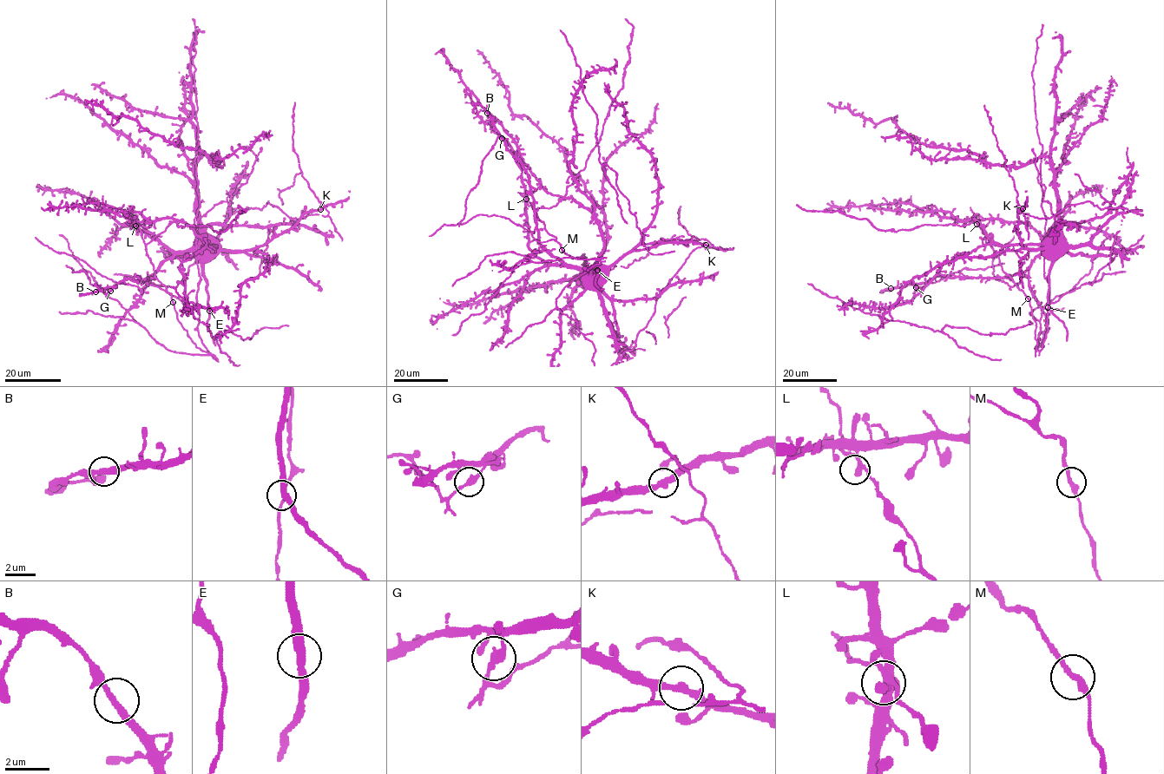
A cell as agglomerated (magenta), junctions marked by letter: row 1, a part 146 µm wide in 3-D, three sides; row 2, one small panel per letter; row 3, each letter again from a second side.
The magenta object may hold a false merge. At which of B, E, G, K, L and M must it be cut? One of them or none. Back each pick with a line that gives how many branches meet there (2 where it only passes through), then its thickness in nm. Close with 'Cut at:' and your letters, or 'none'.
G: branches 2; calibre 300 nm
Cut at: G

